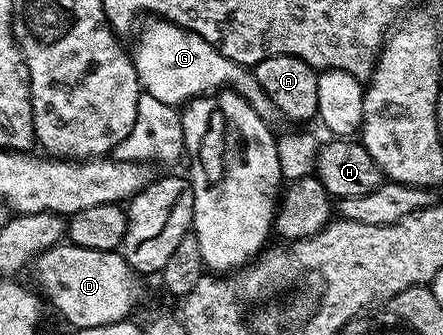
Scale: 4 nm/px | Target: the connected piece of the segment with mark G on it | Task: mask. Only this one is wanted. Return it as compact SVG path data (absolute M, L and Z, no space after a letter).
M161 19L147 21L150 22L143 27L138 42L134 49L132 48L132 56L138 81L148 95L160 99L161 103L182 107L193 97L232 89L261 117L270 119L273 118L272 115L275 116L273 103L268 99L268 95L264 95L260 83L247 66L220 55L220 51L216 51L212 43L208 43L200 35L181 29L179 25Z

